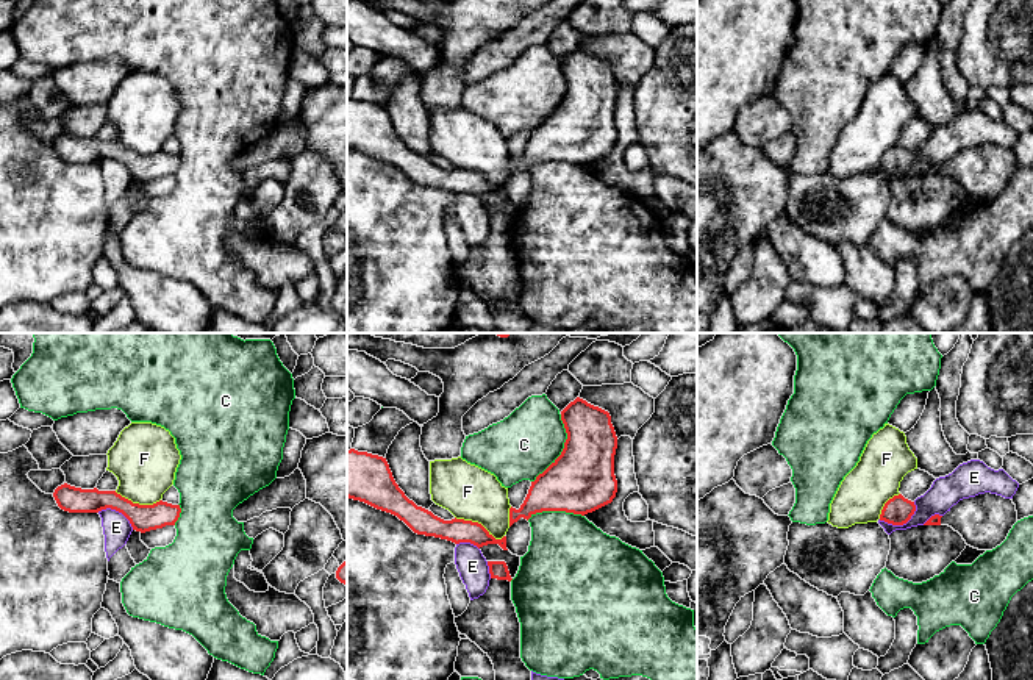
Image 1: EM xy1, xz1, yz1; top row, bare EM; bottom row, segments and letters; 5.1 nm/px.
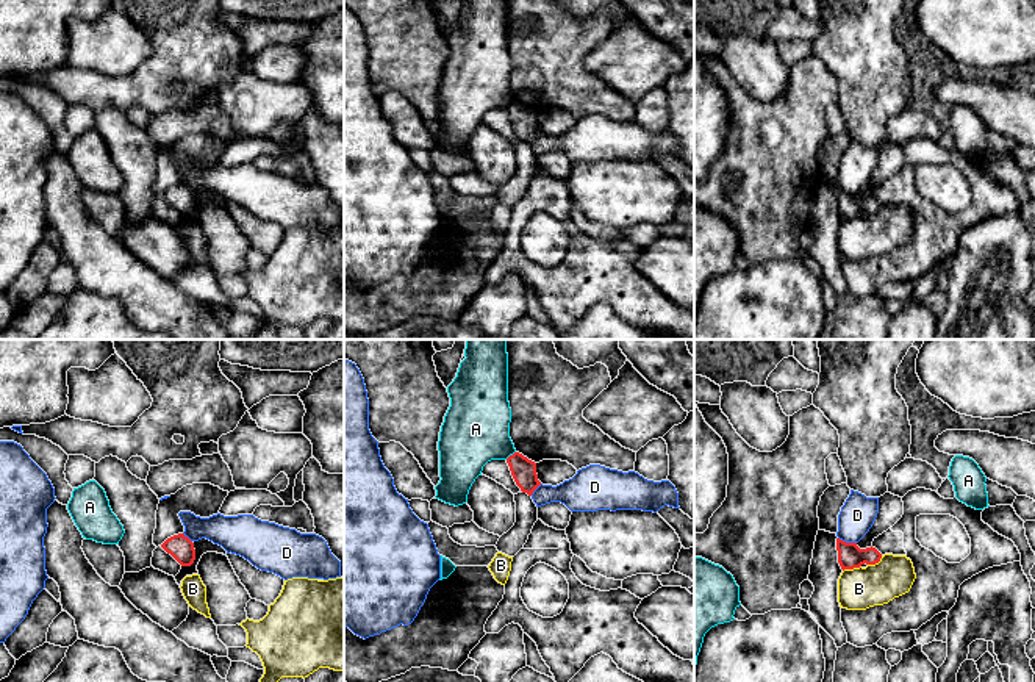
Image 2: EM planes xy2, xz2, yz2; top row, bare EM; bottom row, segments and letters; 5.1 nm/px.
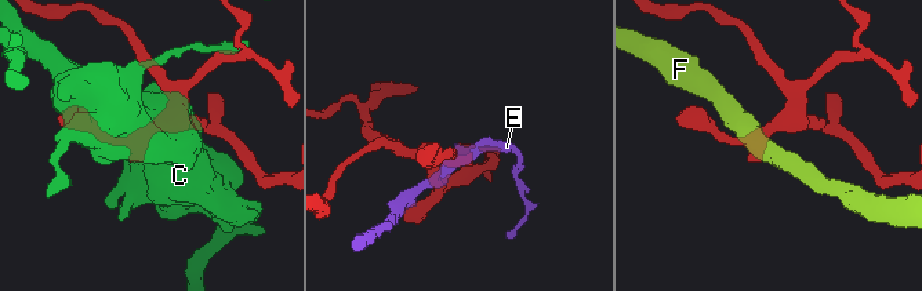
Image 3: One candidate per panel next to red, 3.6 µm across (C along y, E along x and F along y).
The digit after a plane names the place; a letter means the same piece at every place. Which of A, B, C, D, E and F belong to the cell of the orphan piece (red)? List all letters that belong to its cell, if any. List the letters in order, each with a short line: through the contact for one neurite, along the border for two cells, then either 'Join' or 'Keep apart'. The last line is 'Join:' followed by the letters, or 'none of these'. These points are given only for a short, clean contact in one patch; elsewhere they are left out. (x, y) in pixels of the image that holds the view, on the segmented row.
A: Keep apart
B: Line: yz2 (860, 565), (843, 571). Keep apart
C: Keep apart
D: Line: yz2 (838, 537), (855, 543). Keep apart
E: Line: yz1 (916, 505), (916, 510), (902, 524), (888, 524), (879, 519). Keep apart
F: Line: xz1 (455, 516), (480, 522), (496, 538), (503, 536). Keep apart
Join: none of these

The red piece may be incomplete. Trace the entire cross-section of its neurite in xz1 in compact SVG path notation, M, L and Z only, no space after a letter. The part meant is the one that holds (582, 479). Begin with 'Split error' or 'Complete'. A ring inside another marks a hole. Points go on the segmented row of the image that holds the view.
Complete. M577 397L561 411L561 421L567 433L564 449L531 481L520 508L509 508L509 527L542 511L584 516L616 497L617 436L609 413Z

